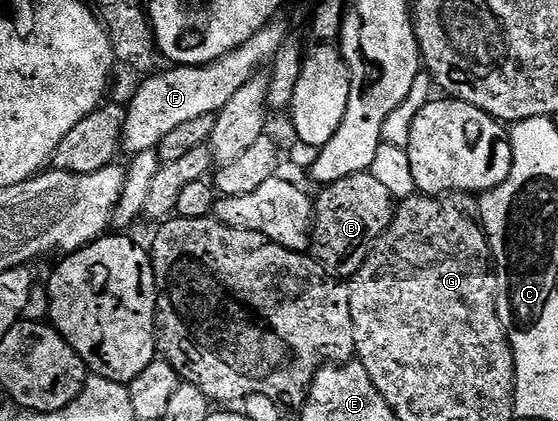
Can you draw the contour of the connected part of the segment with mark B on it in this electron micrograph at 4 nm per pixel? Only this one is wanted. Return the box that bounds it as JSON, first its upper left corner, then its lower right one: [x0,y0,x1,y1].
[310,171,394,278]

